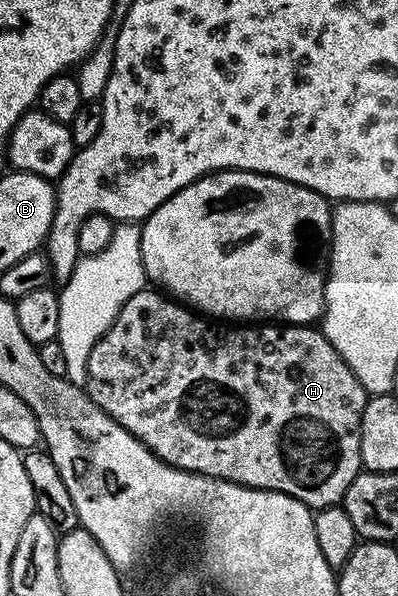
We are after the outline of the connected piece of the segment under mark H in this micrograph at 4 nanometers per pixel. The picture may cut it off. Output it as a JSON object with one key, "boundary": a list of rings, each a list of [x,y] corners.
{"boundary":[[[143,290],[132,294],[132,298],[124,302],[112,326],[98,339],[96,346],[92,346],[92,354],[88,354],[88,378],[84,385],[84,390],[92,398],[92,402],[96,402],[96,406],[100,406],[104,414],[124,426],[128,434],[144,442],[144,446],[148,446],[148,450],[152,450],[156,458],[174,468],[220,478],[245,488],[288,494],[311,510],[341,505],[345,501],[348,486],[352,486],[359,472],[363,471],[360,458],[360,422],[368,393],[356,378],[356,374],[352,374],[348,363],[344,362],[344,358],[329,344],[325,334],[314,326],[279,326],[274,322],[266,322],[261,326],[227,326],[191,310],[187,305],[161,291],[150,291],[154,292]]]}

